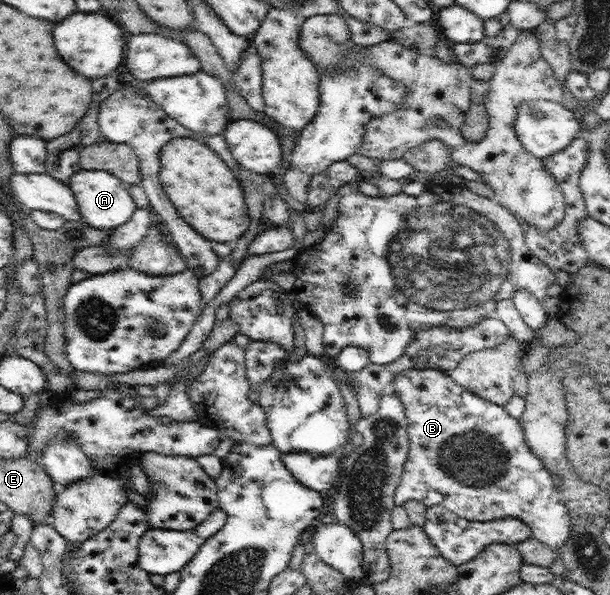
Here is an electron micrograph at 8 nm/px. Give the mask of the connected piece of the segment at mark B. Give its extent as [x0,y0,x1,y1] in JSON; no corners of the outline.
[393,369,571,551]

